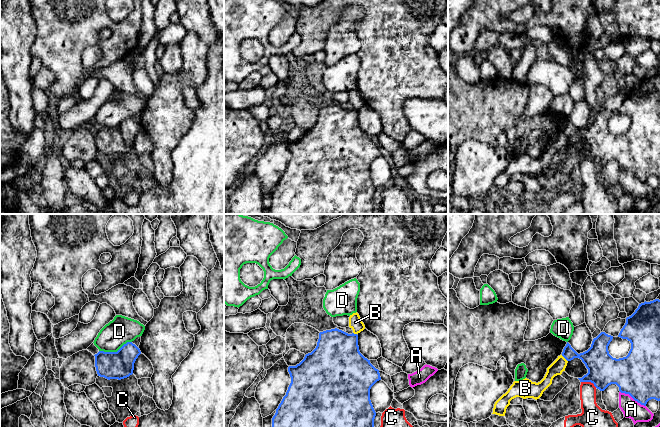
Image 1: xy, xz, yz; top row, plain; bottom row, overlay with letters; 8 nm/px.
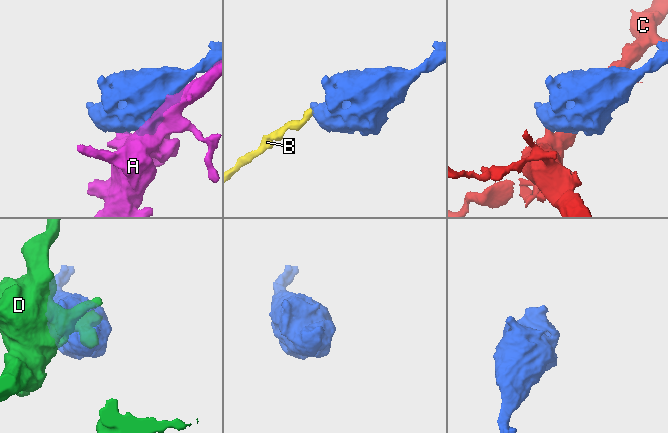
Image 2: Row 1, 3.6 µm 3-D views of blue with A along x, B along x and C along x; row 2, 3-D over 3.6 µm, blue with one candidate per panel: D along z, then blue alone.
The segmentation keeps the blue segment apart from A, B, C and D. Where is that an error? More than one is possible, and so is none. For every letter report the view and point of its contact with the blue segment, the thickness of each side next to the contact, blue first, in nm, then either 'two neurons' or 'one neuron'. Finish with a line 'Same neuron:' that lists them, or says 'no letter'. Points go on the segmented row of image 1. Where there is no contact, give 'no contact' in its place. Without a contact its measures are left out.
A: contact yz (633, 398); calibres 360 and 150 nm; two neurons
B: contact yz (564, 357); calibres 190 and 110 nm; two neurons
C: contact yz (589, 381); calibres 260 and 160 nm; two neurons
D: contact xy (115, 352); calibres 220 and 220 nm; two neurons
Same neuron: no letter

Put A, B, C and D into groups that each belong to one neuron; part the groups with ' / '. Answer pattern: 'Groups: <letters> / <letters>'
Groups: A / B / C / D

